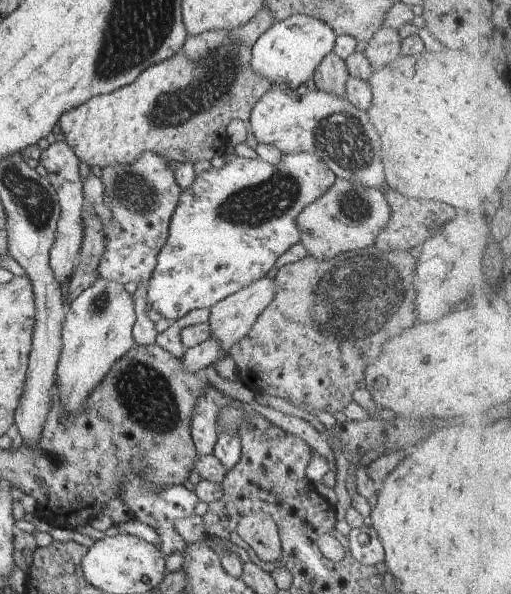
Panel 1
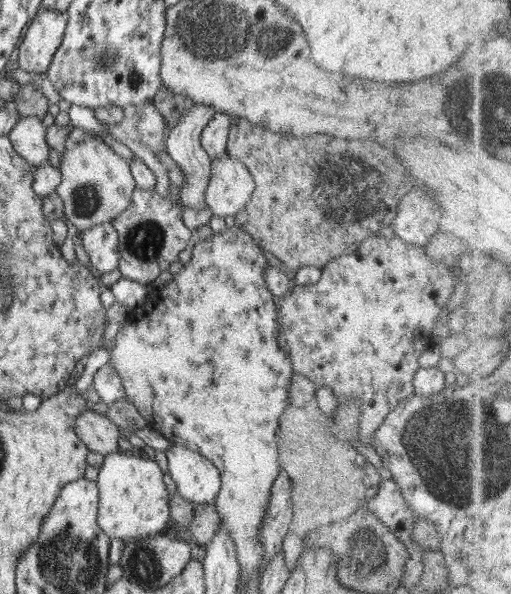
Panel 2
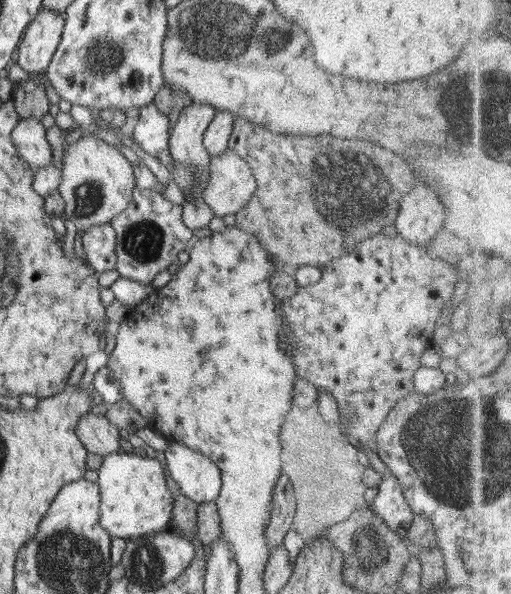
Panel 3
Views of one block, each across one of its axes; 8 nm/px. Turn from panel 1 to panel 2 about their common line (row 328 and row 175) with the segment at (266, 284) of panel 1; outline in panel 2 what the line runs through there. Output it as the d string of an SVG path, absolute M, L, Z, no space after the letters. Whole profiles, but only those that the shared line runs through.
M229 152L211 161L205 201L213 215L235 216L243 210L254 189L255 182L247 166Z

